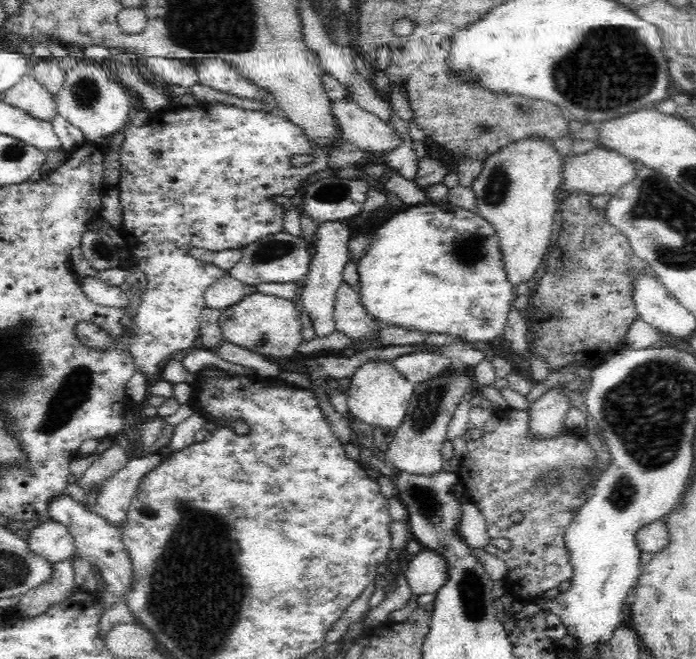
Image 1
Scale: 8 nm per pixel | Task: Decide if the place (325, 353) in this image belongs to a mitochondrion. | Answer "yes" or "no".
no

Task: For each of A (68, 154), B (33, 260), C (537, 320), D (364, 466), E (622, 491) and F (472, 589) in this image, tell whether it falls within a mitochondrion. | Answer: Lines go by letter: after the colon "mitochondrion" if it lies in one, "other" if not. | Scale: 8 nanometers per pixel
A: other
B: other
C: other
D: other
E: mitochondrion
F: mitochondrion

